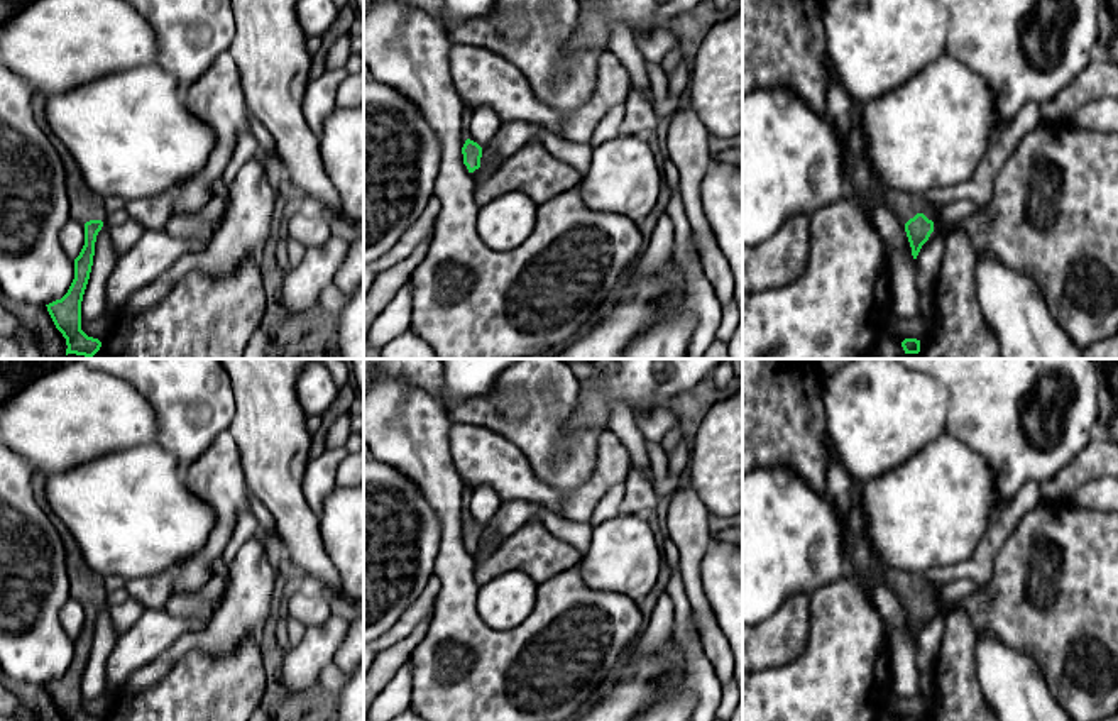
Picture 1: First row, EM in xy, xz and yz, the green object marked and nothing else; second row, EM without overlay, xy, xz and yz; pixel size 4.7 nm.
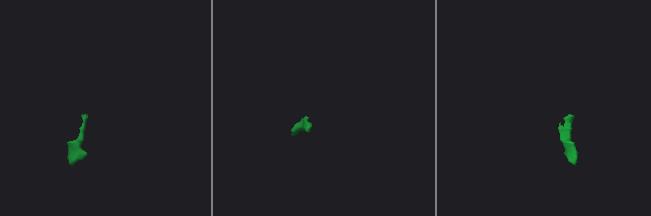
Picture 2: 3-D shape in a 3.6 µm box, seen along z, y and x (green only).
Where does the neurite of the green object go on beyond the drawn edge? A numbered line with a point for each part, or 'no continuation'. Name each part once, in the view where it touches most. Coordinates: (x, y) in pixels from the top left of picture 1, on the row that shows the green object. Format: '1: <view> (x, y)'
1: yz (905, 205)

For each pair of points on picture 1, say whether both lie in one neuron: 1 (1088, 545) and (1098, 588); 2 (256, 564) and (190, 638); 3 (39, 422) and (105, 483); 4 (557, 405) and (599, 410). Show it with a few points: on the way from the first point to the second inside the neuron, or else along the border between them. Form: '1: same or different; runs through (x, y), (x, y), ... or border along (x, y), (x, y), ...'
1: same; runs through (1088, 555), (1088, 577)
2: same; runs through (249, 586), (247, 598), (212, 633)
3: different; border along (122, 449), (110, 451), (70, 469), (46, 474)
4: different; border along (580, 381), (580, 400), (567, 427), (599, 432)

